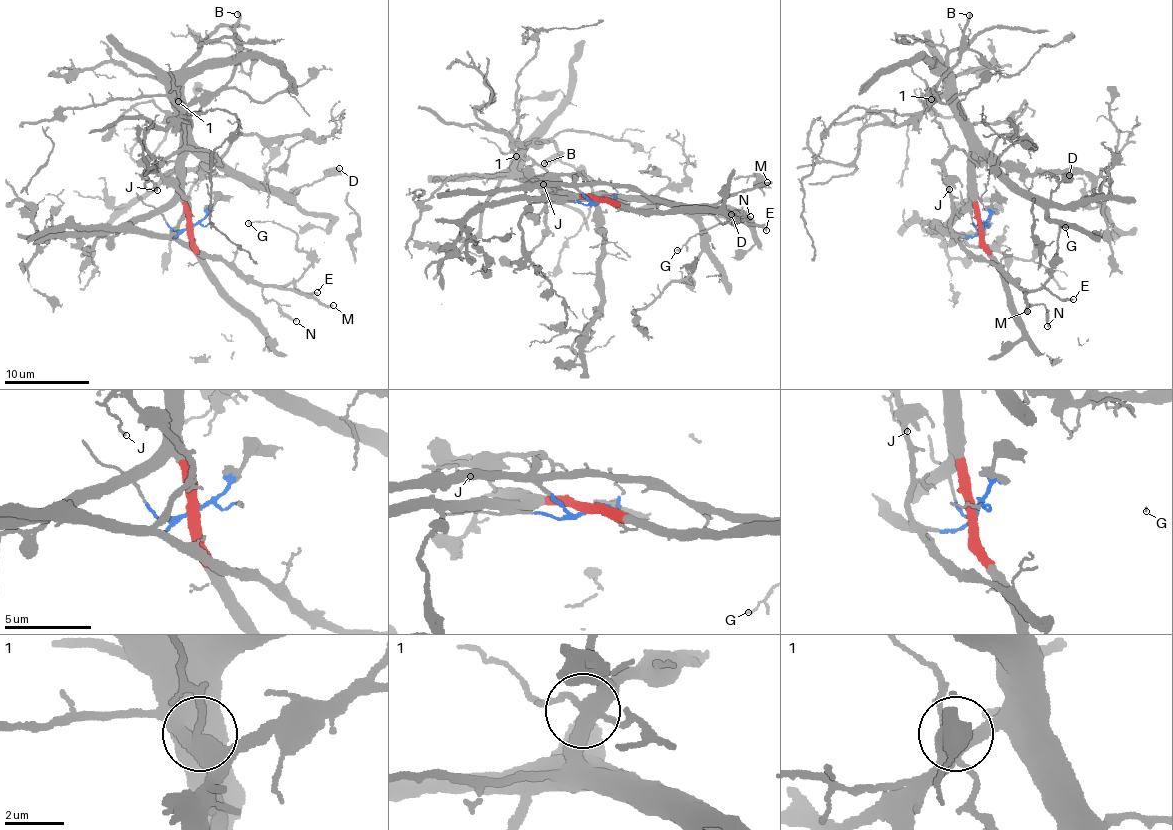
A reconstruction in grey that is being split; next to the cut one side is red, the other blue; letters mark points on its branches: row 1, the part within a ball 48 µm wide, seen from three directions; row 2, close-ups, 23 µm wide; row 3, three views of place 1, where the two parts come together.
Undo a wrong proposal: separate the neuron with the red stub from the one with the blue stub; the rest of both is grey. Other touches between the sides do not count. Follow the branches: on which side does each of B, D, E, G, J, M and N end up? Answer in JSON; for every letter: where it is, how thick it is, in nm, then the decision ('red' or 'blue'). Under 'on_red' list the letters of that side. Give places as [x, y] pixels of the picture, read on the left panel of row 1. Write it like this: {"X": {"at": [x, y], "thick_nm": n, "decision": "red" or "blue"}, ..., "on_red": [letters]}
{"B": {"at": [237, 14], "thick_nm": 280, "decision": "red"}, "D": {"at": [339, 168], "thick_nm": 600, "decision": "red"}, "E": {"at": [317, 292], "thick_nm": 220, "decision": "blue"}, "G": {"at": [248, 223], "thick_nm": 120, "decision": "blue"}, "J": {"at": [157, 190], "thick_nm": 150, "decision": "blue"}, "M": {"at": [333, 305], "thick_nm": 280, "decision": "blue"}, "N": {"at": [296, 321], "thick_nm": 190, "decision": "blue"}, "on_red": ["B", "D"]}

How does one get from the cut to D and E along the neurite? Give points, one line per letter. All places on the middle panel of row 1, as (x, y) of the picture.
D: (598, 201), (561, 195), (632, 195), (674, 203), (699, 216), (730, 210), (732, 214)
E: (598, 201), (591, 203), (579, 189), (637, 187), (664, 202), (730, 212), (767, 231)

